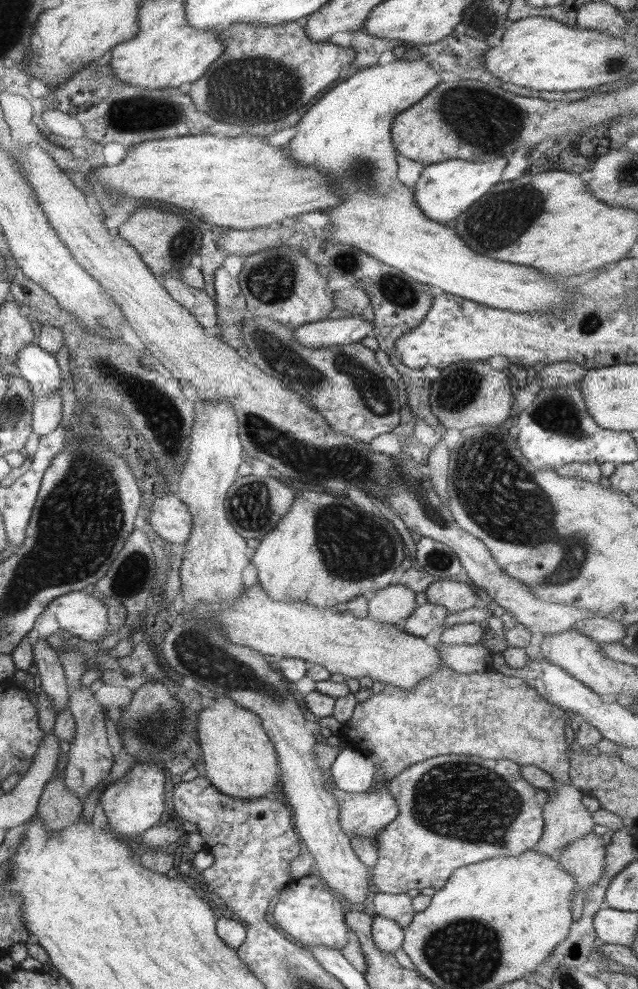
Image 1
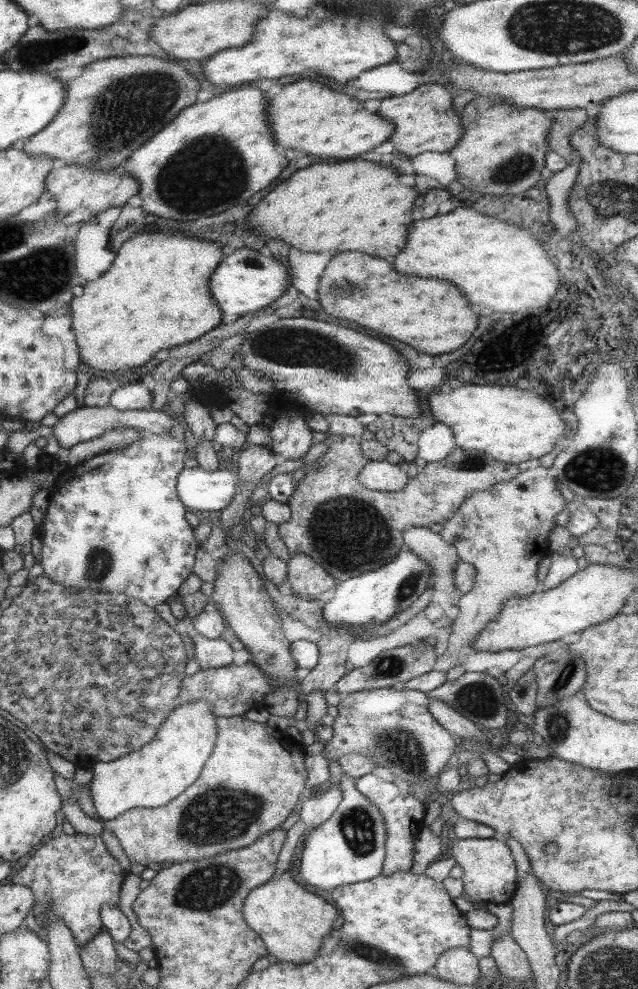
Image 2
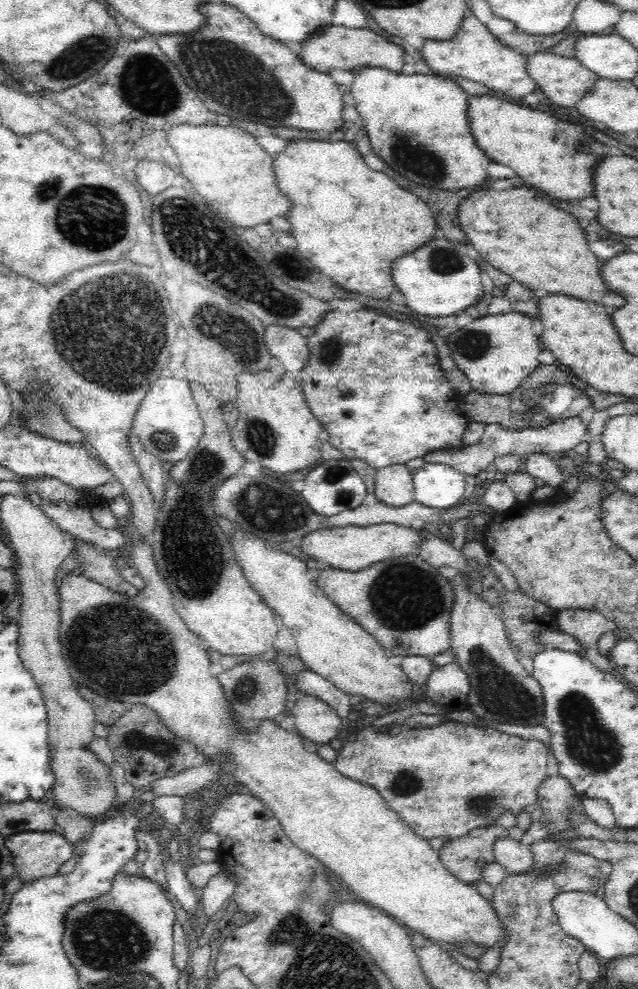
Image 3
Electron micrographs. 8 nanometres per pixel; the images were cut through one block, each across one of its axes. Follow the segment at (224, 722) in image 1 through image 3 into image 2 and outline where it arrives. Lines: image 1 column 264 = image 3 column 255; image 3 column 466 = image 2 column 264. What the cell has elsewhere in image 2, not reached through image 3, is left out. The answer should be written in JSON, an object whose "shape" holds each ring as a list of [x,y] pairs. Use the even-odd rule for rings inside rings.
{"shape":[[[285,872],[277,879],[253,888],[243,901],[243,920],[259,935],[271,960],[305,964],[315,959],[323,936],[331,931],[337,910],[321,897],[303,890]]]}

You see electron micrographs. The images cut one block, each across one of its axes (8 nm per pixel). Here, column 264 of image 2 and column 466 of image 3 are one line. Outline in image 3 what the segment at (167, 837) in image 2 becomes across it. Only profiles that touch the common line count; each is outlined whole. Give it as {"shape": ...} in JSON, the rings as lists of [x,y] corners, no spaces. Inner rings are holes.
{"shape":[[[451,721],[438,726],[413,728],[399,735],[378,729],[373,724],[360,729],[354,741],[336,750],[333,765],[342,776],[374,787],[386,805],[425,840],[442,837],[452,841],[461,838],[473,829],[494,824],[494,820],[505,811],[518,815],[522,808],[528,808],[536,813],[536,788],[548,776],[548,749],[544,743],[496,729],[480,729]]]}

